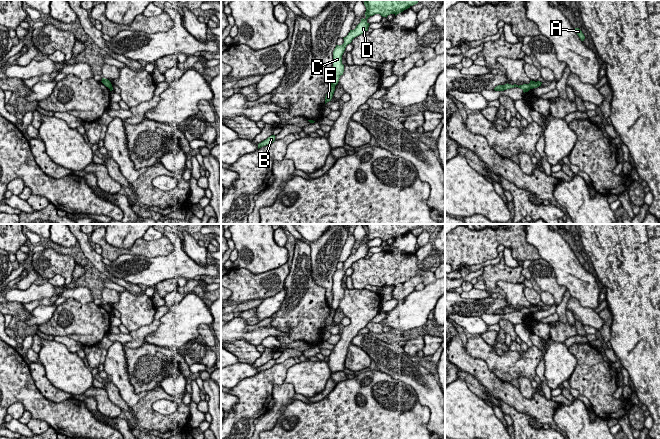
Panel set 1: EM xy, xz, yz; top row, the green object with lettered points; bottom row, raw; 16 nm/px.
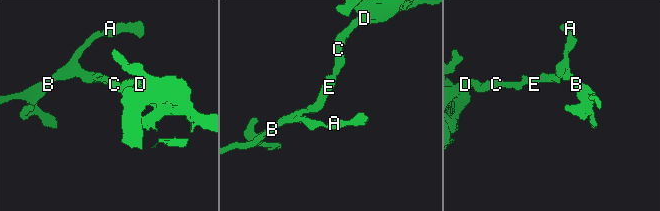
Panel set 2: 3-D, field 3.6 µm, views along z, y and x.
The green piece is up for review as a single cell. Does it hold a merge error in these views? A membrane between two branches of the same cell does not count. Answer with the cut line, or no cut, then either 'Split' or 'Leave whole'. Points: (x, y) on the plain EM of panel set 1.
Split along yz (528, 308), (531, 312). Split

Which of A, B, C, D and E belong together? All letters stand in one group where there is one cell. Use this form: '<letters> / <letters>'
A B E / C D

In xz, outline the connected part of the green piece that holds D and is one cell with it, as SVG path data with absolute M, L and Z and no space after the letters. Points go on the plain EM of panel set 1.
M364 224L364 229L366 231L365 243L361 243L361 246L356 250L354 254L350 254L348 259L344 261L344 267L342 269L336 269L333 275L333 309L337 309L339 302L343 299L344 289L342 288L342 279L345 272L352 264L368 255L369 247L367 243L375 238L380 238L382 241L386 241L390 238L395 240L404 234L410 232L411 230L418 227L419 224Z

